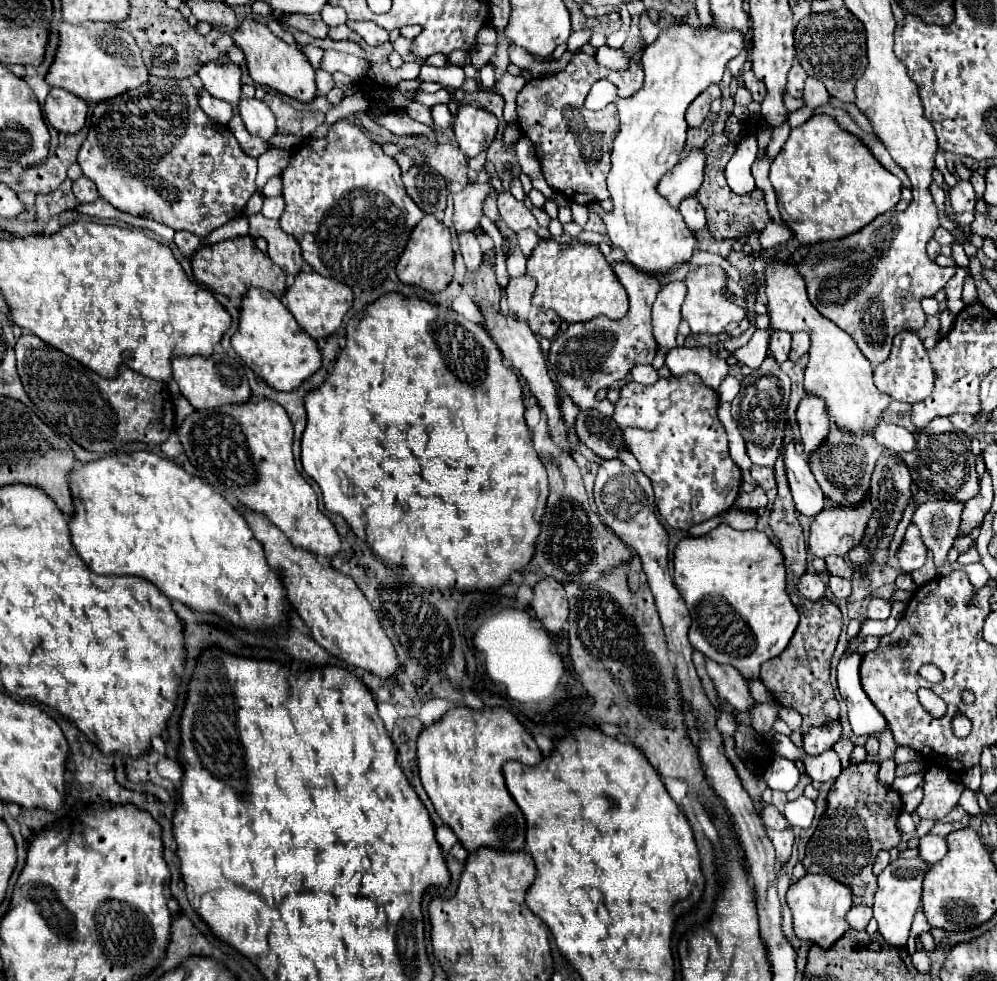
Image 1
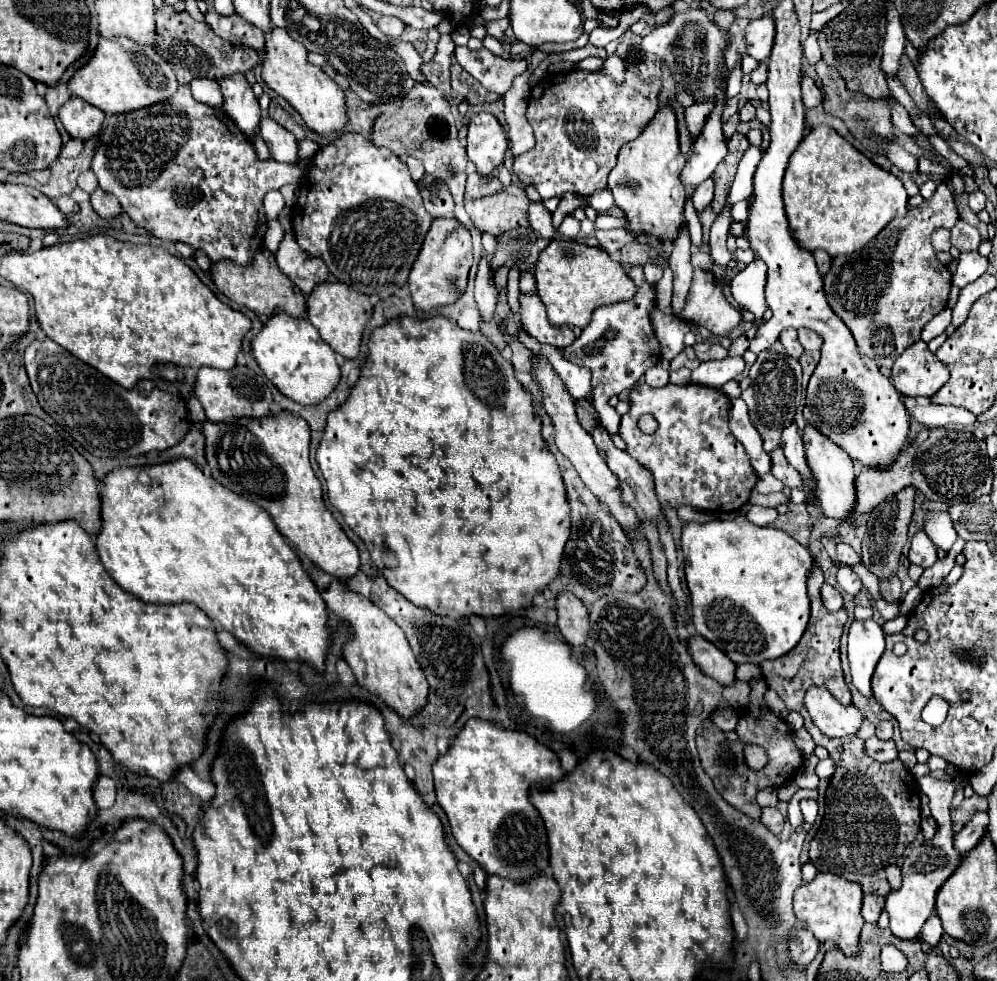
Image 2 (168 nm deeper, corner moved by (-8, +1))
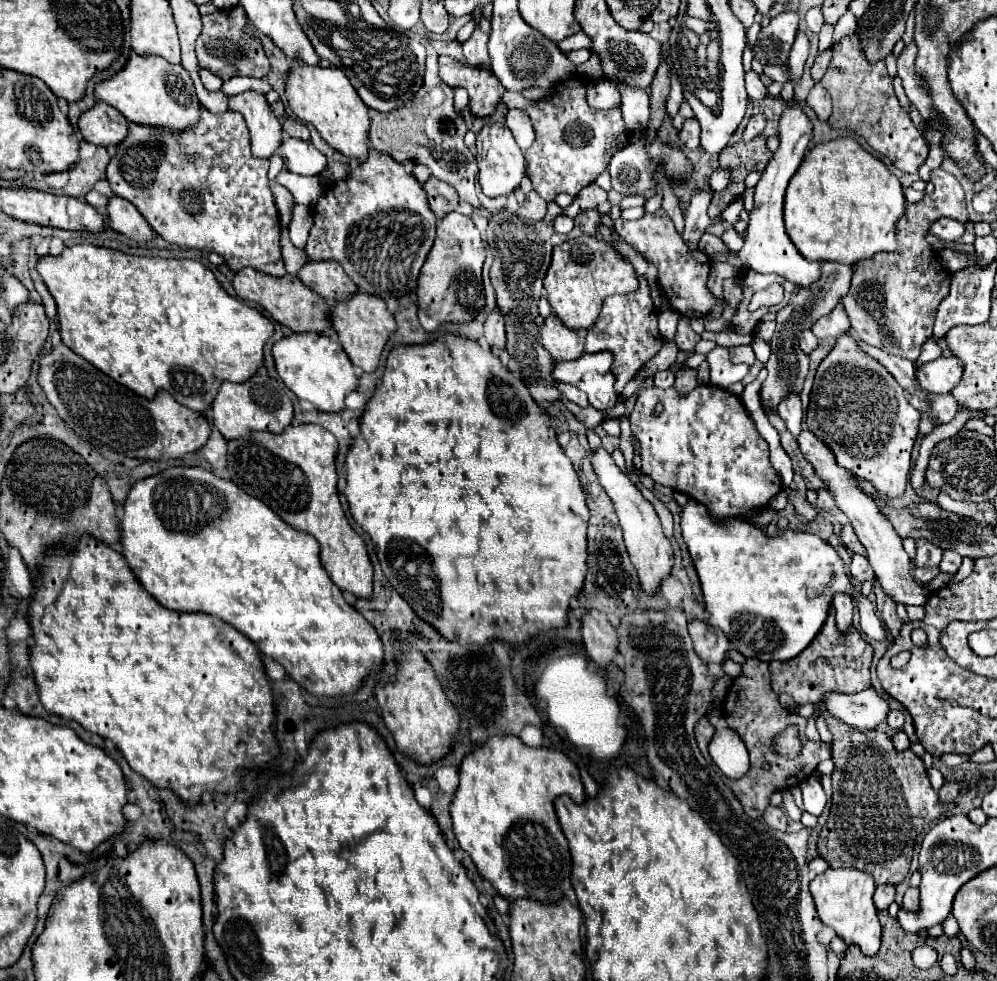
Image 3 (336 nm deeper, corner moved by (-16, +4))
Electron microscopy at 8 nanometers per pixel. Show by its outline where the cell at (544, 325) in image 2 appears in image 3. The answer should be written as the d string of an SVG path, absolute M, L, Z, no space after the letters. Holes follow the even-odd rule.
M556 316L544 320L540 336L542 336L542 346L550 352L554 362L576 360L584 354L584 338L580 338L574 330L566 328Z

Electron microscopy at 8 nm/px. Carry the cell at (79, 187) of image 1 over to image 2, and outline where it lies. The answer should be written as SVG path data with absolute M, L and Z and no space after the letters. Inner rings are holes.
M96 187L96 191L90 195L90 203L92 203L94 211L96 211L98 215L106 217L106 219L120 215L120 211L122 211L122 207L120 207L120 203L116 201L116 197L114 197L112 193L106 193L106 191L100 189L100 187Z

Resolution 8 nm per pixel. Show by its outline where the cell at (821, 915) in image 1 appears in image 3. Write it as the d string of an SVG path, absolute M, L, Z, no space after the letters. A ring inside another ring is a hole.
M828 868L810 882L810 892L816 902L820 920L826 926L832 926L834 932L846 940L846 944L856 944L866 956L874 956L880 948L880 922L878 910L872 902L874 880L870 874L864 874L856 868Z

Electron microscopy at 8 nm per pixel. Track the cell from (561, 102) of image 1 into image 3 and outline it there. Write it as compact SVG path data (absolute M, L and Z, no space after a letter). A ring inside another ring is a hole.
M578 76L560 84L554 90L554 100L550 102L526 100L524 112L530 116L536 132L534 146L526 150L528 178L532 180L534 190L548 202L552 202L560 192L576 198L580 190L592 184L596 176L608 166L610 156L606 156L606 150L612 148L614 140L620 140L620 148L628 144L620 110L590 108L586 102L584 82Z

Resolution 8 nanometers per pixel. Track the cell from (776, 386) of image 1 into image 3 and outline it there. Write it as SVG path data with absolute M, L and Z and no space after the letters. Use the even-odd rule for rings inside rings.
M824 262L822 264L822 274L818 278L818 282L814 282L808 288L798 288L790 302L776 314L776 332L770 340L772 346L772 354L770 360L766 362L766 370L768 370L768 378L762 384L762 406L766 410L776 410L778 402L788 394L788 392L800 392L804 378L808 374L808 356L800 350L798 346L798 338L802 334L802 330L810 328L818 318L826 316L848 292L850 288L850 280L852 280L852 266L844 266L838 262Z

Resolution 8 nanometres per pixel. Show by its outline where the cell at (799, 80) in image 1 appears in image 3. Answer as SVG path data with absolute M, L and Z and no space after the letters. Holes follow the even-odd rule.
M816 84L816 86L810 90L810 94L808 94L806 102L808 102L808 106L816 112L818 120L828 122L830 112L832 112L832 100L830 100L830 94L828 94L828 92L824 92L824 88L822 88L822 86L818 86L818 84Z

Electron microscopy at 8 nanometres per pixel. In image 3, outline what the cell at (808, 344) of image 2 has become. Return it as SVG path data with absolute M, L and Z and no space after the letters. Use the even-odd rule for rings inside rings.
M838 304L828 316L820 318L820 320L812 326L812 332L814 332L818 338L836 338L836 336L844 334L848 328L850 328L848 314L846 314L844 306Z

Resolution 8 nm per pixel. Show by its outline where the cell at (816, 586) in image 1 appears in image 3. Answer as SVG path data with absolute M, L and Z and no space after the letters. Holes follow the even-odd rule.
M836 594L834 596L834 612L836 612L836 626L844 634L852 626L854 618L854 602L848 594Z

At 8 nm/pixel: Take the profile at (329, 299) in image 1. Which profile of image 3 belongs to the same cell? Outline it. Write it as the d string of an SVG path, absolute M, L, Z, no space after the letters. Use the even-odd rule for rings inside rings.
M356 294L348 302L336 304L336 308L332 310L332 324L348 358L352 360L354 366L362 368L364 372L374 372L378 368L382 350L390 336L396 332L396 320L388 312L386 302L382 298L368 294Z

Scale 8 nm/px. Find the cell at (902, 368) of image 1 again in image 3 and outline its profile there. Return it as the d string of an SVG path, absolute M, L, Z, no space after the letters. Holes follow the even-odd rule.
M940 356L924 366L920 366L916 378L922 390L930 394L950 394L952 388L960 382L964 364L956 356Z

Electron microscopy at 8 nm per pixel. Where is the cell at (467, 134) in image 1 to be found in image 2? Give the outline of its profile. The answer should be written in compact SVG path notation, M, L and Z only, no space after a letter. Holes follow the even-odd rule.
M478 113L468 121L468 159L478 167L478 173L490 177L504 161L508 135L492 113Z

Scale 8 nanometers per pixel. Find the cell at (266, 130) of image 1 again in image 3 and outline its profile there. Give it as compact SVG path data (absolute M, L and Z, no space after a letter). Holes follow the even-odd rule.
M286 138L278 152L290 172L300 176L318 176L328 166L328 158L316 150L310 142Z

